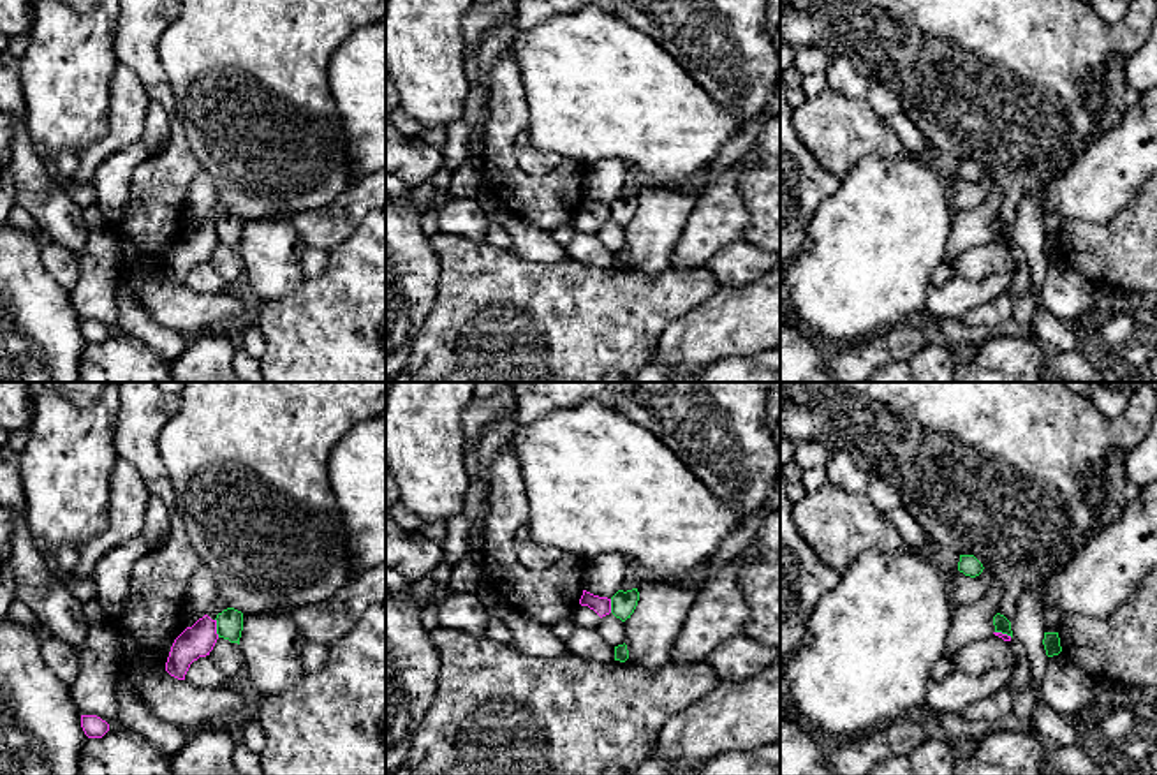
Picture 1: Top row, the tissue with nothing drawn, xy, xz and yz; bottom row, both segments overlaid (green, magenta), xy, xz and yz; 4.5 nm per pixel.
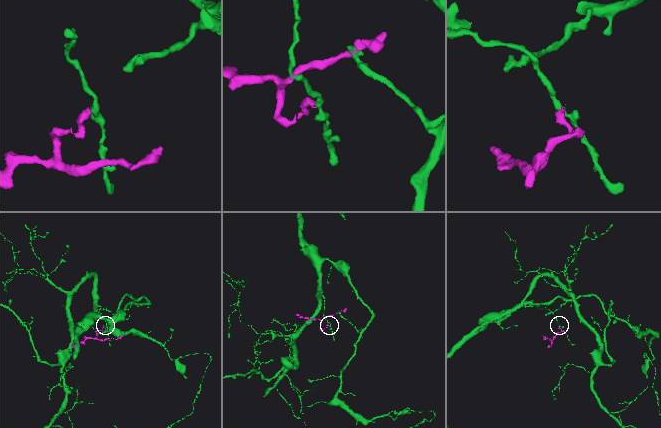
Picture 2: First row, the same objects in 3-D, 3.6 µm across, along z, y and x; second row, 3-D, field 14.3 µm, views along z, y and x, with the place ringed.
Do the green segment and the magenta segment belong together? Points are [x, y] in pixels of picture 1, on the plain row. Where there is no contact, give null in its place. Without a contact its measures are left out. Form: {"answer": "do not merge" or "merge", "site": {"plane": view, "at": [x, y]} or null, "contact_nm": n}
{"answer": "do not merge", "site": {"plane": "xy", "at": [217, 233]}, "contact_nm": 90}

